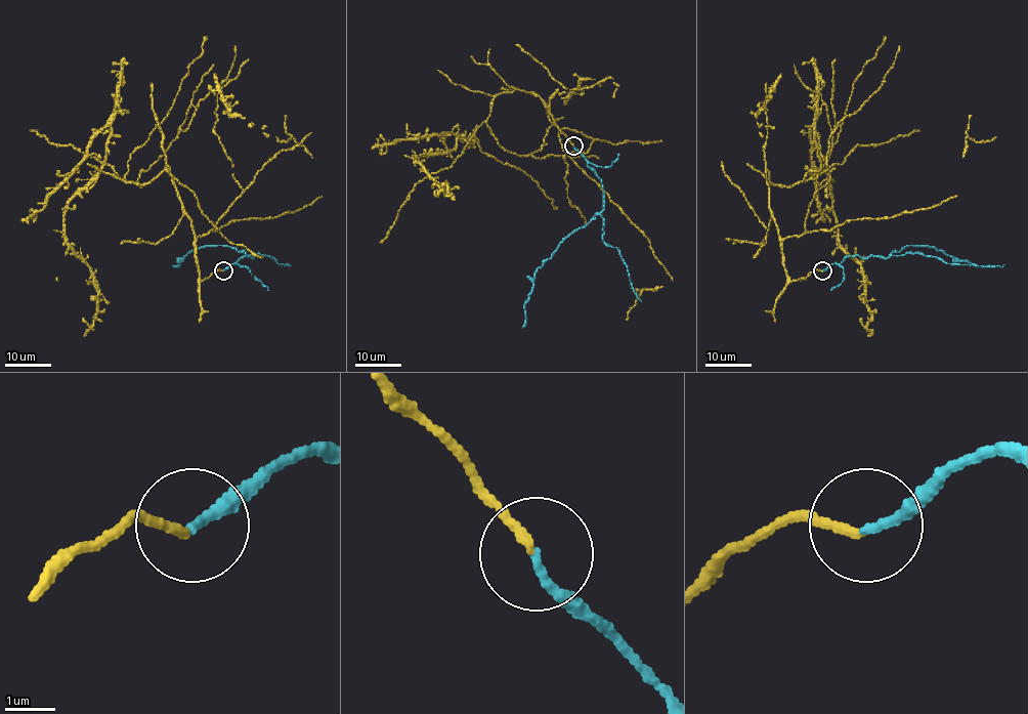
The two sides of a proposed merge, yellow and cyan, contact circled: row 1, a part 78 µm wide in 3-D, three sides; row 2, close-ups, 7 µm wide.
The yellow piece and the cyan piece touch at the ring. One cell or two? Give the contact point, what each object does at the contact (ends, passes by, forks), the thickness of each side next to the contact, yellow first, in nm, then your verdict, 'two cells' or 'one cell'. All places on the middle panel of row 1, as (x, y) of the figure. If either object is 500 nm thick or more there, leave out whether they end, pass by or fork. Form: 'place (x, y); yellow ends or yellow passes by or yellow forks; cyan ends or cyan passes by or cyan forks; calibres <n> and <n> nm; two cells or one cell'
place (573, 145); yellow ends; cyan ends; calibres 170 and 180 nm; one cell

